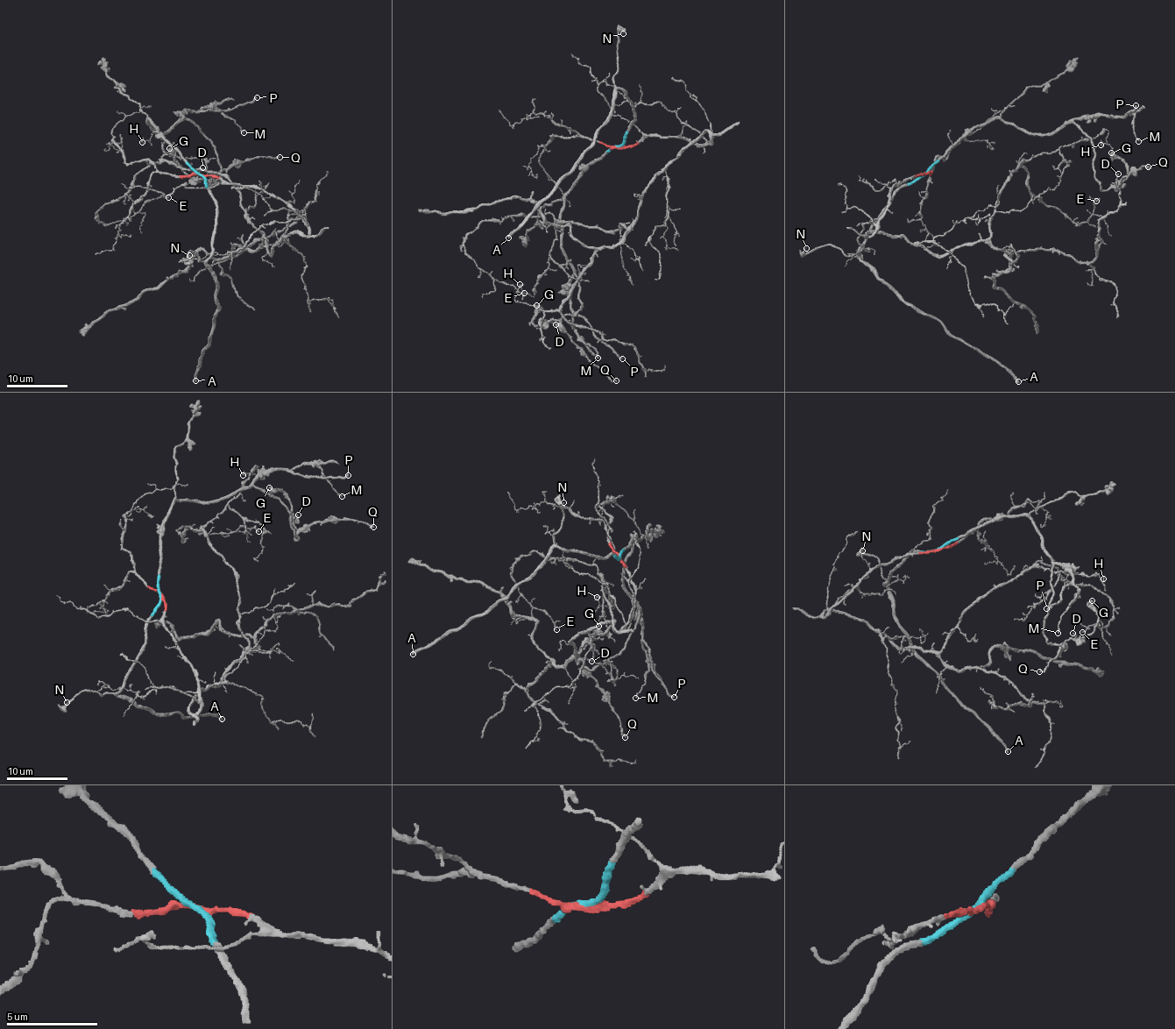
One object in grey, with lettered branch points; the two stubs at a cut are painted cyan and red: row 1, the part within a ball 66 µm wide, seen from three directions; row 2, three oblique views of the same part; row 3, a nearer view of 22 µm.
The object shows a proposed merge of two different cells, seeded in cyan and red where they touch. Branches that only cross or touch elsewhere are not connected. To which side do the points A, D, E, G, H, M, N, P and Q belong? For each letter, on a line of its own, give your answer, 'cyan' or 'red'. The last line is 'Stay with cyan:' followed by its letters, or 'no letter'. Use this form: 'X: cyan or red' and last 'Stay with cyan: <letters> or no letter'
A: cyan
D: cyan
E: red
G: cyan
H: red
M: cyan
N: cyan
P: cyan
Q: cyan
Stay with cyan: A, D, G, M, N, P, Q

